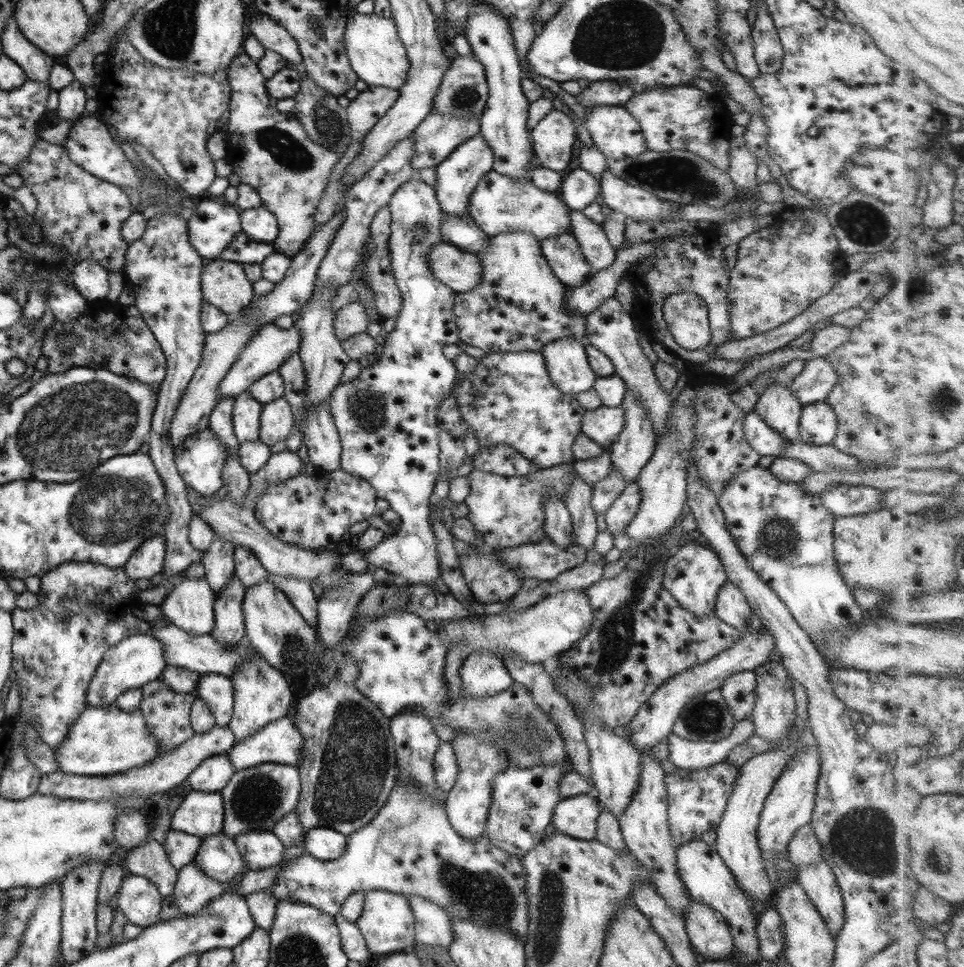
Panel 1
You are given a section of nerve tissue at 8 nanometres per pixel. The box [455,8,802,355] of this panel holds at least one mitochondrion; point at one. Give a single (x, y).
(674, 174)

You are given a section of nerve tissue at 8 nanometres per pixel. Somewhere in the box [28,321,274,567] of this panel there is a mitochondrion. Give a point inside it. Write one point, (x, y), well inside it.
(110, 511)

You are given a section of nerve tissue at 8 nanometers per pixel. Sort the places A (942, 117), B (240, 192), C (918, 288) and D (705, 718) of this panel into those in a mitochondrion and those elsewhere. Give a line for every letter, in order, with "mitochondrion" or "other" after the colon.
A: other
B: other
C: mitochondrion
D: mitochondrion

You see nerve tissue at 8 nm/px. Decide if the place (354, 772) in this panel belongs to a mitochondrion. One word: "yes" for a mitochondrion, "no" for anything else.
yes

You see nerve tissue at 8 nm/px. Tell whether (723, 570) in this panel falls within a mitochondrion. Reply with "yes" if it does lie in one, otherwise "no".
no

